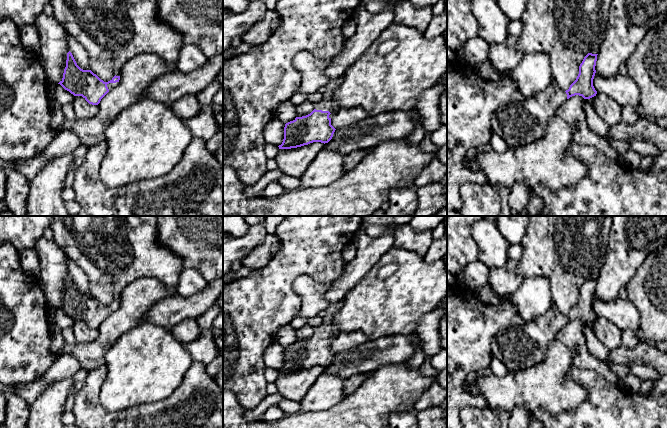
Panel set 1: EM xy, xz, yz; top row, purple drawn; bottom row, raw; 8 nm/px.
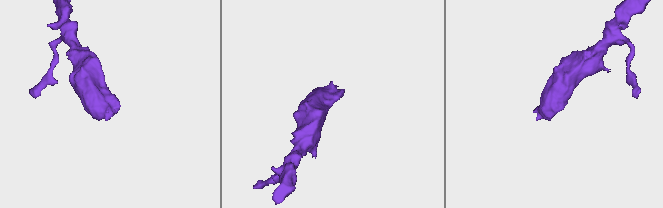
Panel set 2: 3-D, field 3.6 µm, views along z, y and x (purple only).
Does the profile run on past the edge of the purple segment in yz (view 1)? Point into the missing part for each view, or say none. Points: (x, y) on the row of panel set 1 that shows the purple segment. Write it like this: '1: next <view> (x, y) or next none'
1: next yz (519, 123)

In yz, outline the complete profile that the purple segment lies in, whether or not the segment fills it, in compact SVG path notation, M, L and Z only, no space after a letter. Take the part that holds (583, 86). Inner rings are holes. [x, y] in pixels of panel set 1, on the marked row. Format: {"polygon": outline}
{"polygon": "M588 53L584 57L579 74L568 90L550 86L545 92L499 106L491 116L493 132L508 146L523 146L542 138L547 131L549 118L570 97L579 95L590 99L596 96L593 79L597 55Z"}

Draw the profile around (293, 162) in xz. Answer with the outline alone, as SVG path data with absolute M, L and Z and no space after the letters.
M313 142L297 148L279 149L275 160L286 176L301 177L323 148L324 143Z

